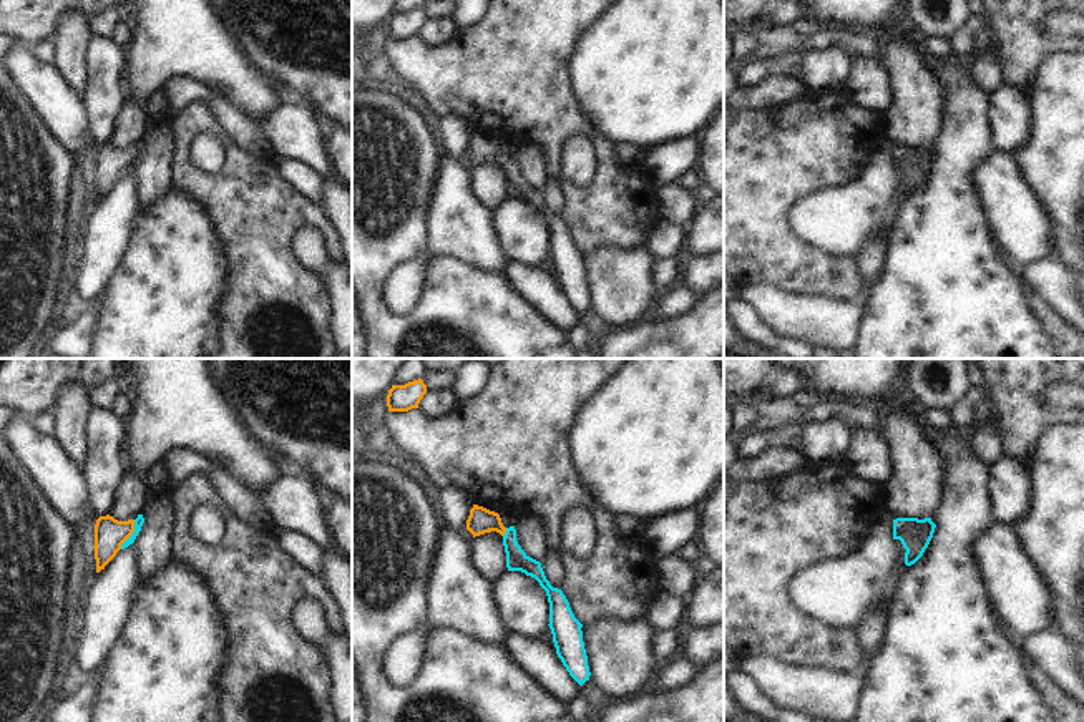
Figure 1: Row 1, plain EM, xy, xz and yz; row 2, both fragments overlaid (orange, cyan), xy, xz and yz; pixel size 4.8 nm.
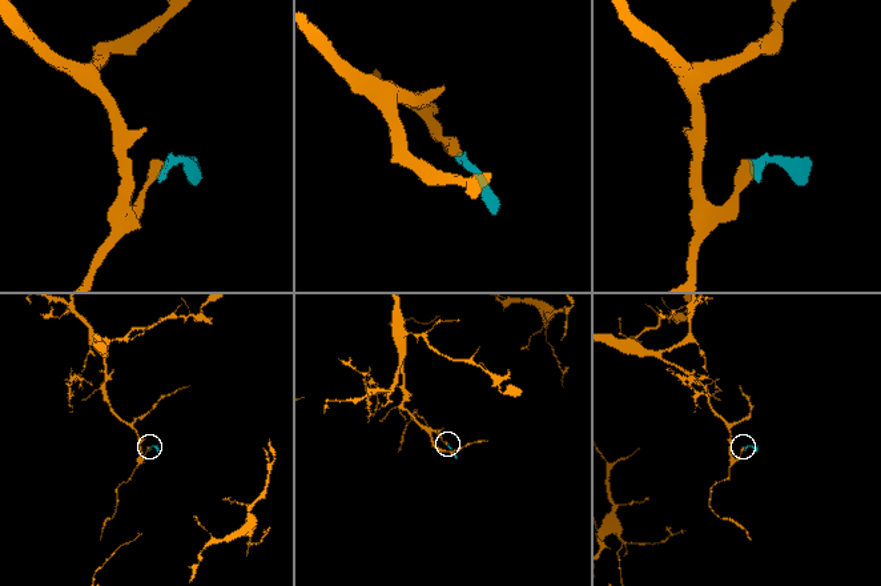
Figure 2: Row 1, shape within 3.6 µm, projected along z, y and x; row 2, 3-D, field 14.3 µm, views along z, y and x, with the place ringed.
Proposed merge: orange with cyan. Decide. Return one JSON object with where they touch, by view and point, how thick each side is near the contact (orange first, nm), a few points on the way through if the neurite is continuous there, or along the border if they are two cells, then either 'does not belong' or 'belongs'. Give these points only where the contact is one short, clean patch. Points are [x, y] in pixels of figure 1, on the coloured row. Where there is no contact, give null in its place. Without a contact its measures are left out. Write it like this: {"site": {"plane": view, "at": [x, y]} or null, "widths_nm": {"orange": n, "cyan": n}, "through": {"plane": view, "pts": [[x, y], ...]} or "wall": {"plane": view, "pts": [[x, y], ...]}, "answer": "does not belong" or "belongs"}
{"site": {"plane": "xy", "at": [131, 533]}, "widths_nm": {"orange": 150, "cyan": 50}, "through": {"plane": "xy", "pts": [[110, 533], [131, 533], [140, 520]]}, "answer": "belongs"}

